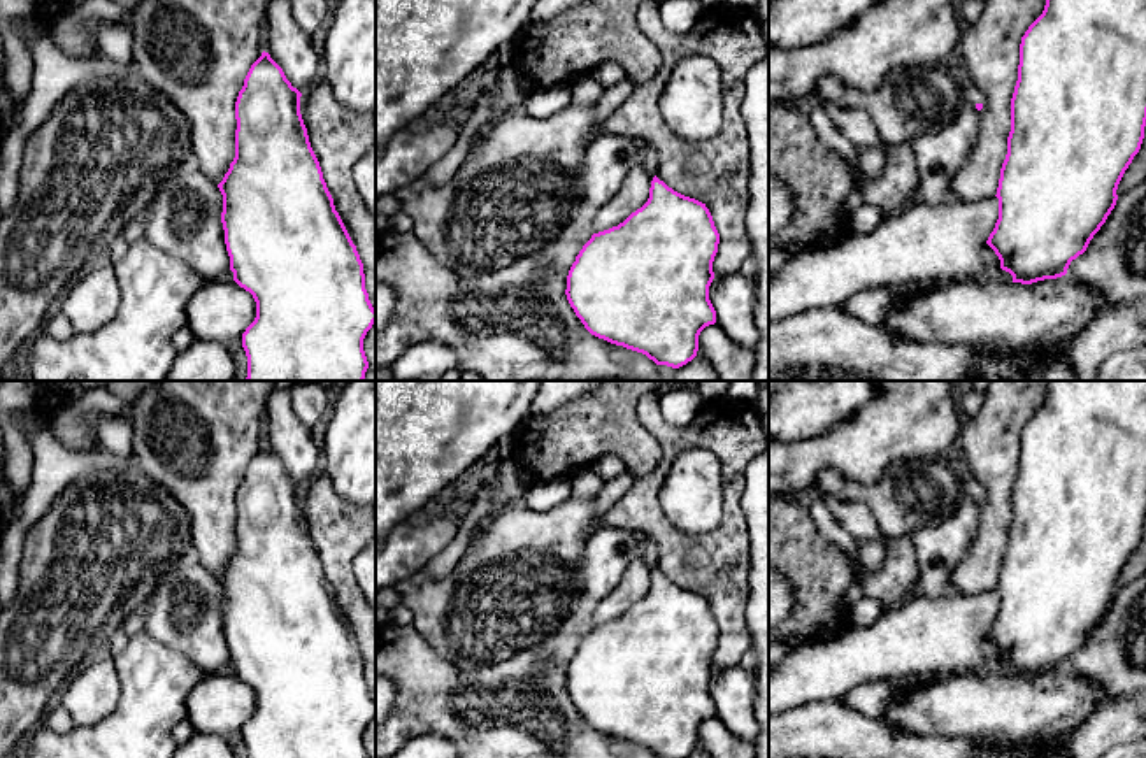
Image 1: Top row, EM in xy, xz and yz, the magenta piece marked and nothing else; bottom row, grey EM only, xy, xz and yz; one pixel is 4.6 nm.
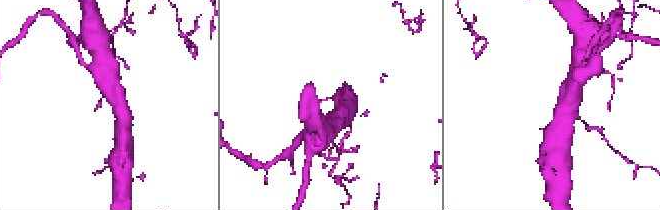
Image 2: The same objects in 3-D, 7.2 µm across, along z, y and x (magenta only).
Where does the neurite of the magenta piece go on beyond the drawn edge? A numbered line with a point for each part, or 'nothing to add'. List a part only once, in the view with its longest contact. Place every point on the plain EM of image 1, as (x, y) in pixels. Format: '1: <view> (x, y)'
1: yz (969, 485)

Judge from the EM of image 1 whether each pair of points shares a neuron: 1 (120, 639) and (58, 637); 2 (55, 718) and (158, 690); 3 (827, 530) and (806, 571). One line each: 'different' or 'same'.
1: different
2: different
3: different

